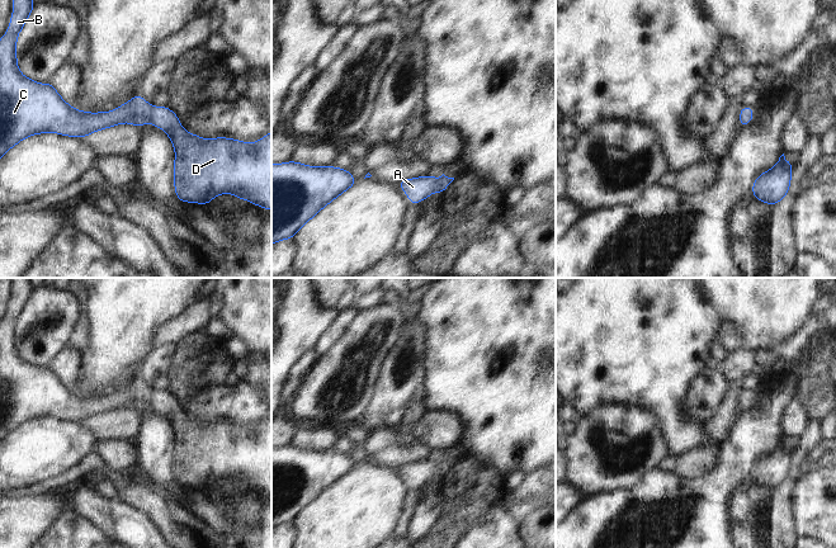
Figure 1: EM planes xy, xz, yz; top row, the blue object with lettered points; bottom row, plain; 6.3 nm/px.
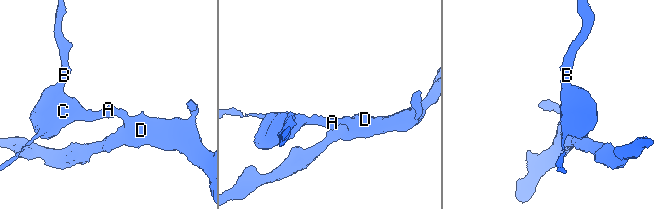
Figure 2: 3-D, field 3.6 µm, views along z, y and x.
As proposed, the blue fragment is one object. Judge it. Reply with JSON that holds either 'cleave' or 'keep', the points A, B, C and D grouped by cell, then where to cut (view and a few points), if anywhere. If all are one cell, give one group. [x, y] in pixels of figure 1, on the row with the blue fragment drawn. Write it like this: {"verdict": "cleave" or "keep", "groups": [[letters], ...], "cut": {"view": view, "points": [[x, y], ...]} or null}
{"verdict": "keep", "groups": [["A", "B", "C", "D"]], "cut": null}

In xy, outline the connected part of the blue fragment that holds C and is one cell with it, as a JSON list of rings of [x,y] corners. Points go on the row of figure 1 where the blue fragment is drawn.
[[[13,0],[13,13],[5,34],[0,38],[0,159],[20,141],[42,133],[84,137],[123,123],[141,128],[146,122],[161,128],[171,140],[174,157],[174,193],[183,203],[207,206],[216,195],[233,194],[256,207],[271,211],[271,131],[261,140],[247,143],[230,137],[200,138],[186,132],[179,117],[169,107],[153,107],[138,93],[128,103],[110,112],[75,109],[55,89],[24,76],[18,67],[18,36],[36,8],[33,0]]]

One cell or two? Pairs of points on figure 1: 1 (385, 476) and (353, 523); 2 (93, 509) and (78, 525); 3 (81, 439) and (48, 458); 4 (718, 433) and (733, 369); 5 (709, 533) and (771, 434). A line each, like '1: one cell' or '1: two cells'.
1: one cell
2: two cells
3: one cell
4: one cell
5: one cell

